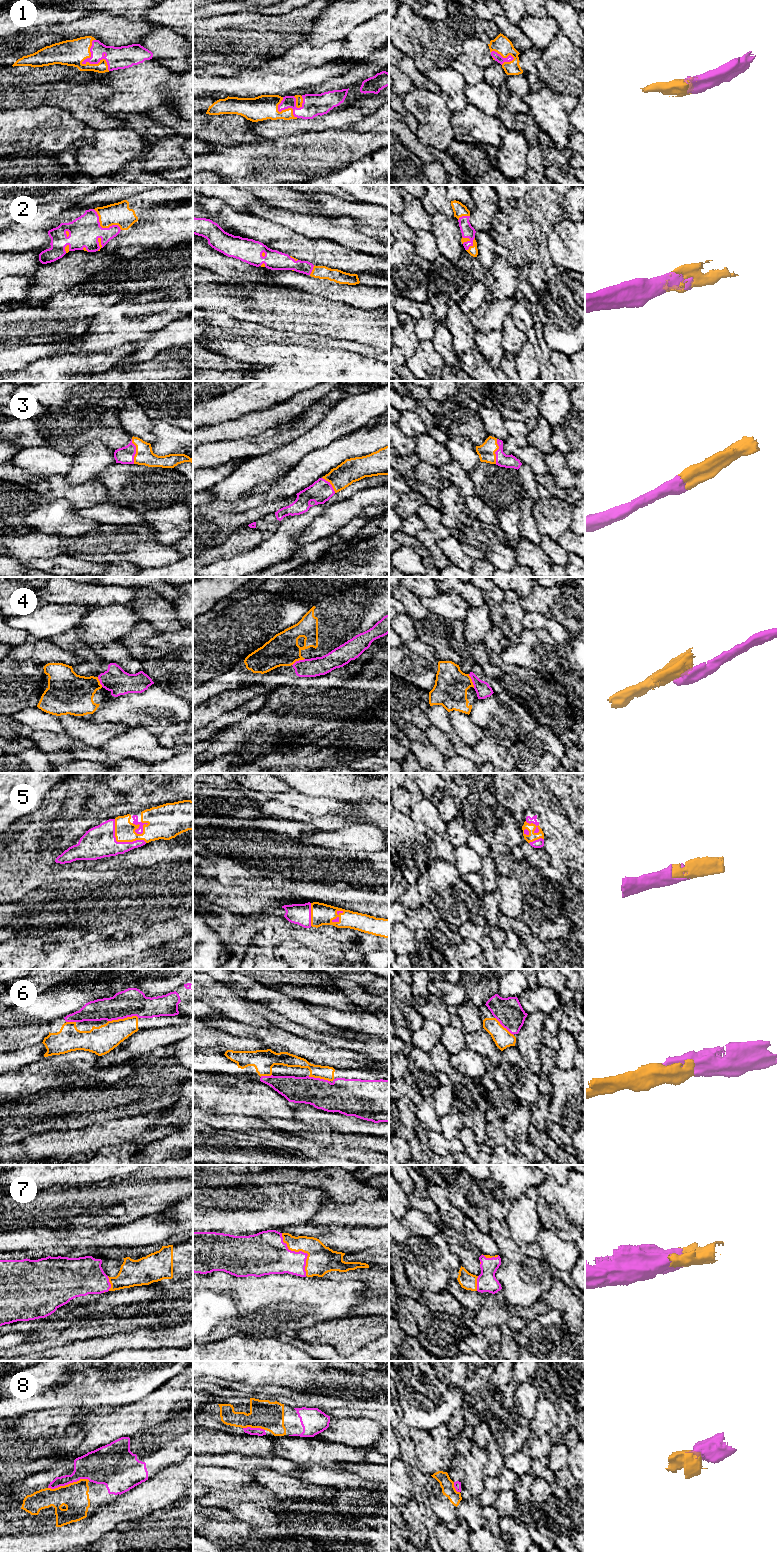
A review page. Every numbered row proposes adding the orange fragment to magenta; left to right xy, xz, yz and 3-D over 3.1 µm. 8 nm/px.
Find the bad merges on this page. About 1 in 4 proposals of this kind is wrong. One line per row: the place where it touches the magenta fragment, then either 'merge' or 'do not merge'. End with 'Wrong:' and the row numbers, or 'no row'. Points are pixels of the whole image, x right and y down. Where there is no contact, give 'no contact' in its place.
1: xy (85, 63) | merge
2: xy (103, 228) | merge
3: xy (135, 451) | merge
4: yz (472, 681) | do not merge
5: xy (121, 842) | merge
6: xy (123, 1018) | merge
7: xz (301, 1251) | merge
8: xy (68, 1483) | merge
Wrong: 4

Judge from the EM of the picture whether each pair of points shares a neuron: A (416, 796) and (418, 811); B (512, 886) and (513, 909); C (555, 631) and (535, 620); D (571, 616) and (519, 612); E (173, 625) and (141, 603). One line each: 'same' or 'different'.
A: same
B: same
C: same
D: different
E: same

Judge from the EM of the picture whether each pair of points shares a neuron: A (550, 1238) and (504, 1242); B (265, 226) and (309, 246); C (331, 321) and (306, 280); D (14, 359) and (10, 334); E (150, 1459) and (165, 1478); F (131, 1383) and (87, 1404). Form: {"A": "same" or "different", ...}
{"A": "different", "B": "same", "C": "different", "D": "different", "E": "different", "F": "same"}

